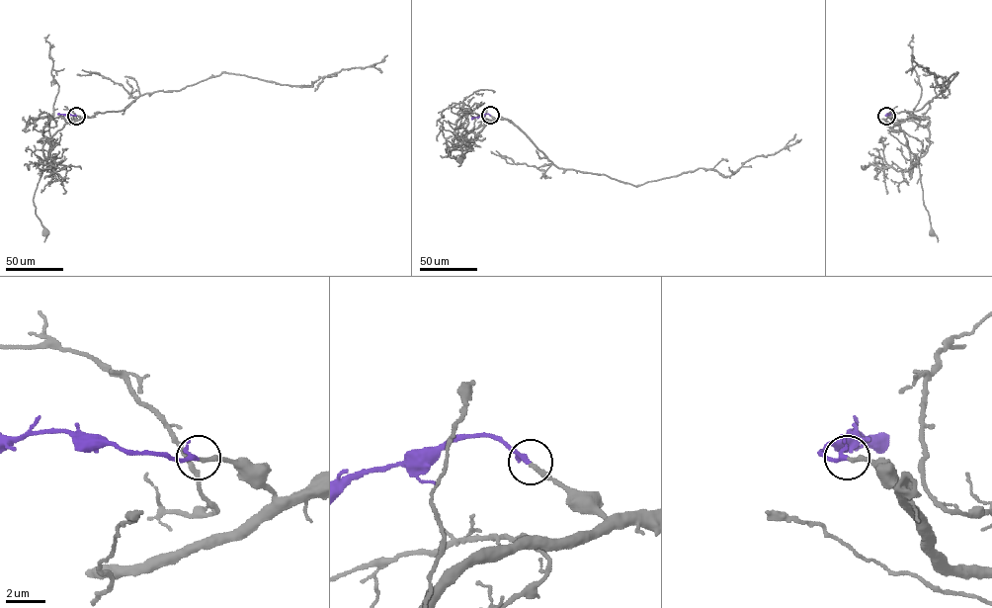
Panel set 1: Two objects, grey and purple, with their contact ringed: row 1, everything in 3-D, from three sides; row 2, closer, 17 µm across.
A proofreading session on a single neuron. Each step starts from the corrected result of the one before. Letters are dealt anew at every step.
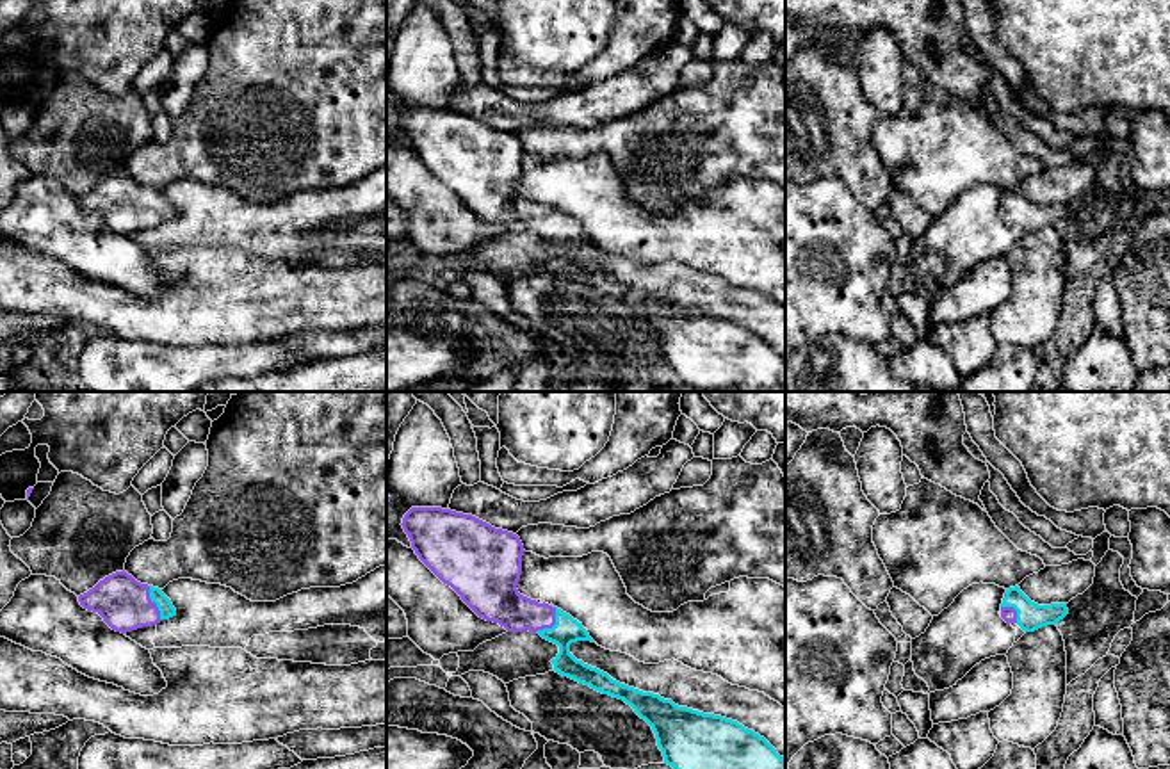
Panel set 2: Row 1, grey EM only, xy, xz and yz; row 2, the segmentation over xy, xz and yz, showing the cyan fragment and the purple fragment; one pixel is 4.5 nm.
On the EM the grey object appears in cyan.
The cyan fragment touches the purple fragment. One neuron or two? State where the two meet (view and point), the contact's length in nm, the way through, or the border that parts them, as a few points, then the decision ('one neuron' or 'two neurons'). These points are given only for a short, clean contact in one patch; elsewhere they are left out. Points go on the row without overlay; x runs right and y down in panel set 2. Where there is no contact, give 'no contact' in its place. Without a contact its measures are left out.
xy (155, 203) | 170 nm | across xy (162, 203), (155, 203), (125, 205) | one neuron

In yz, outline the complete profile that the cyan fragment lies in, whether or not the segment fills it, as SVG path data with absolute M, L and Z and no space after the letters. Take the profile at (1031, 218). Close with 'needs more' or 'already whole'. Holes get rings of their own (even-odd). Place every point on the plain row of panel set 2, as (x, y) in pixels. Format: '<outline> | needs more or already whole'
M1019 187L1006 190L1001 205L1001 219L1006 224L1017 224L1024 233L1058 226L1067 215L1067 205L1038 206L1031 203Z | needs more

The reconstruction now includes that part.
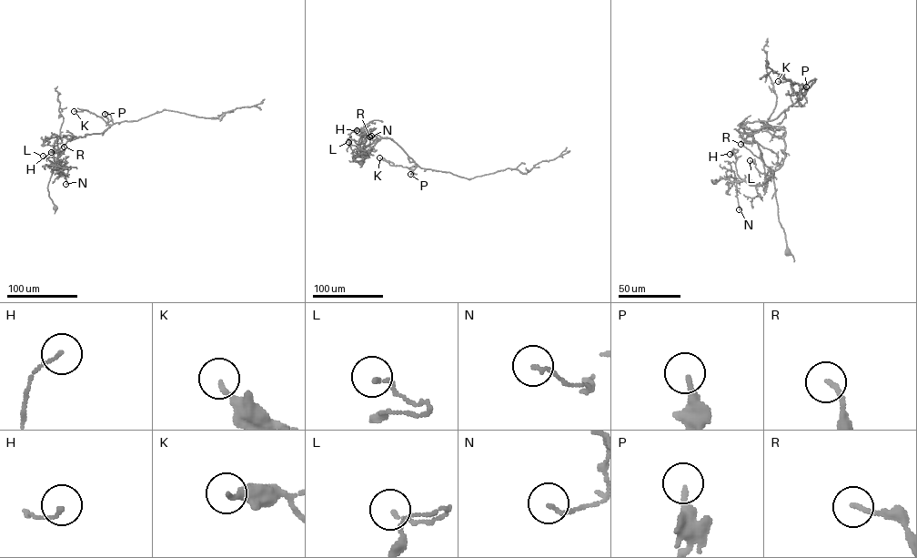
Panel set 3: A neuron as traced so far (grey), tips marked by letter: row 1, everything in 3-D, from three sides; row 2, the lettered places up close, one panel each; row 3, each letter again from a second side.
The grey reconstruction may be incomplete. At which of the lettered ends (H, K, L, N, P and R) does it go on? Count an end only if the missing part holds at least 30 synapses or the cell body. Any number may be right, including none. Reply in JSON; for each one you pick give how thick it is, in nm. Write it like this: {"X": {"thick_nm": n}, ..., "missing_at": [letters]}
{"R": {"thick_nm": 160}, "missing_at": ["R"]}

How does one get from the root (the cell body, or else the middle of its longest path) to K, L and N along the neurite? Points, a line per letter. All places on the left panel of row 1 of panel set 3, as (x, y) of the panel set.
K: (55, 207), (47, 187), (53, 170), (54, 154), (67, 141), (102, 133), (112, 125), (87, 110), (74, 111)
L: (55, 207), (47, 187), (55, 163), (43, 156)
N: (55, 207), (47, 187), (55, 162), (56, 169), (60, 167), (65, 177), (65, 184)

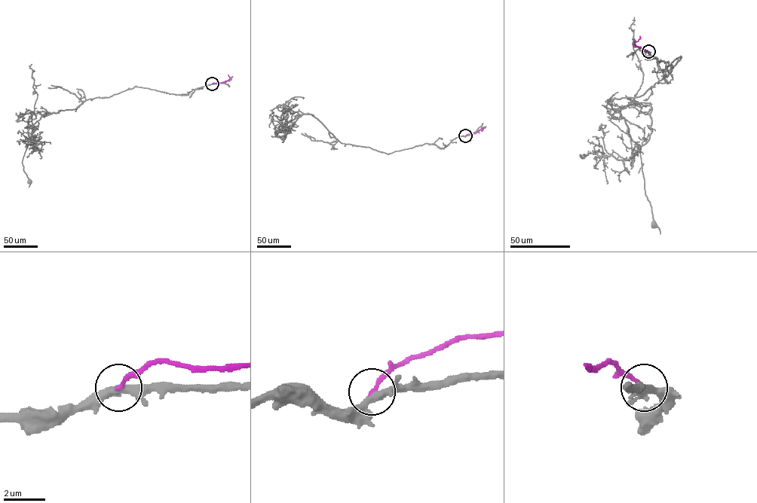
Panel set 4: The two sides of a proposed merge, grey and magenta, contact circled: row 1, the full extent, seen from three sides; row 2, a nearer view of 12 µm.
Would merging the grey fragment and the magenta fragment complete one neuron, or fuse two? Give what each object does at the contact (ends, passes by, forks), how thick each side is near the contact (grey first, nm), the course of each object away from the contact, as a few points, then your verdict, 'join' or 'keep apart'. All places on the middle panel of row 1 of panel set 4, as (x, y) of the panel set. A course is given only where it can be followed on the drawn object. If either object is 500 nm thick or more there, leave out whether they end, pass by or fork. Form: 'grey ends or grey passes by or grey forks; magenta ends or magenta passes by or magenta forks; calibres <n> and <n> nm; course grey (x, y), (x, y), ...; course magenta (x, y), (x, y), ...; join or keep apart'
grey passes by; magenta ends; calibres 340 and 200 nm; course grey (465, 135), (443, 147), (424, 143), (387, 153), (341, 143), (306, 114), (281, 124), (275, 133), (283, 138); course magenta (465, 135), (475, 133), (483, 128), (481, 131); keep apart

